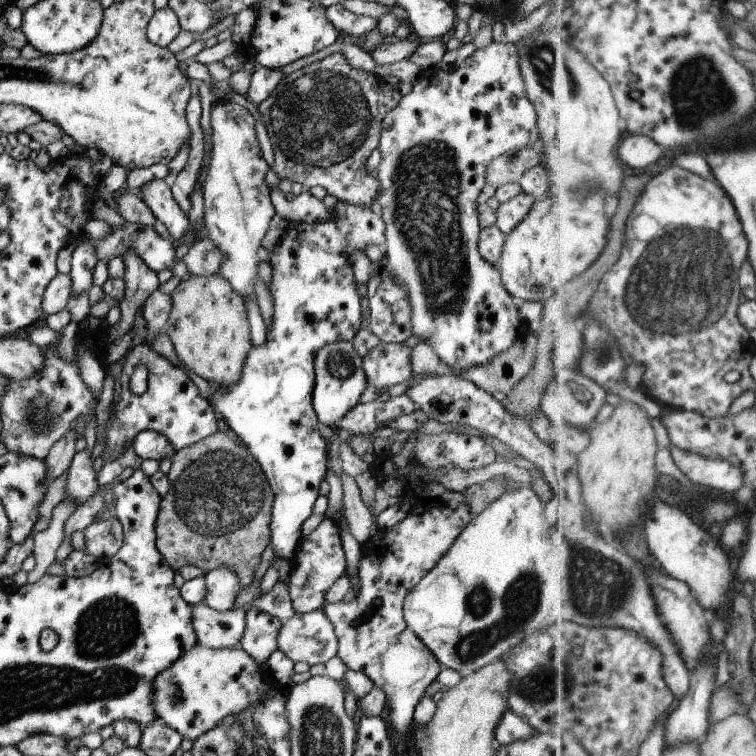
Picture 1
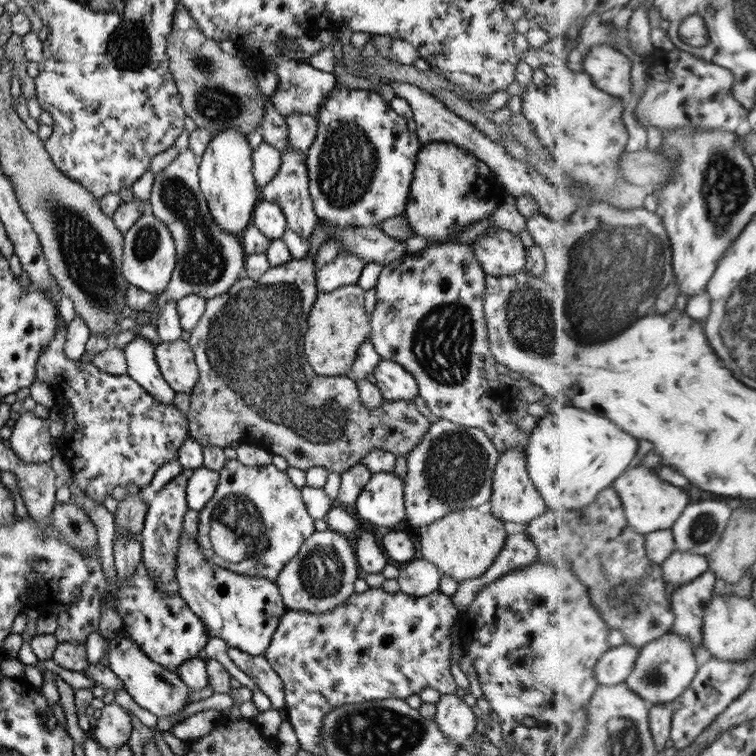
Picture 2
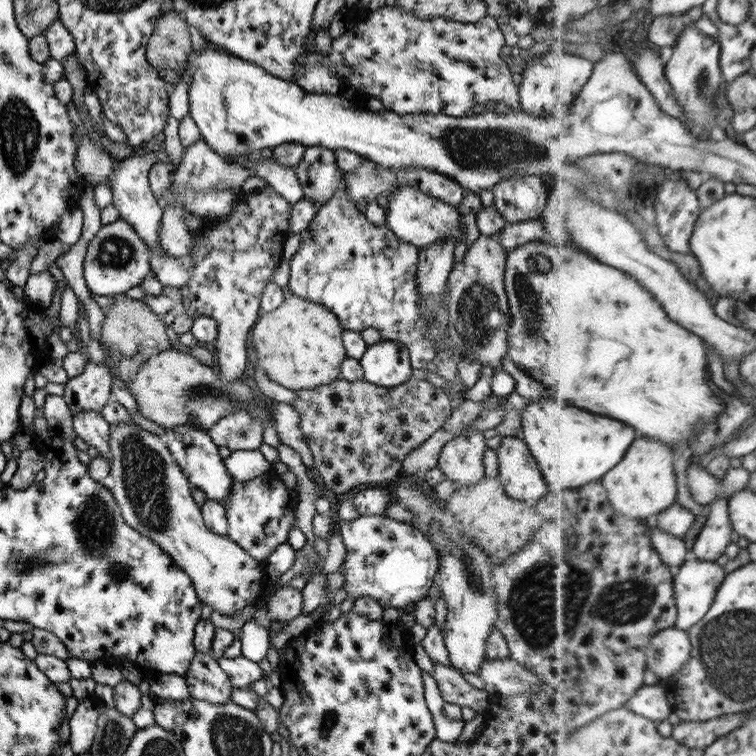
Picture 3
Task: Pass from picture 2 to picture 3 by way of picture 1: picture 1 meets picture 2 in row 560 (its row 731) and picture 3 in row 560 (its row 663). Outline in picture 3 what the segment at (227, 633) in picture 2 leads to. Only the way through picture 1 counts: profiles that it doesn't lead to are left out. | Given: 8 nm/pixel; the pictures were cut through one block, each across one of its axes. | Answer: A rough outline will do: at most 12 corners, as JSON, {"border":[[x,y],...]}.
{"border":[[112,425],[124,521],[173,559],[201,604],[256,599],[264,564],[214,534],[164,438]]}

